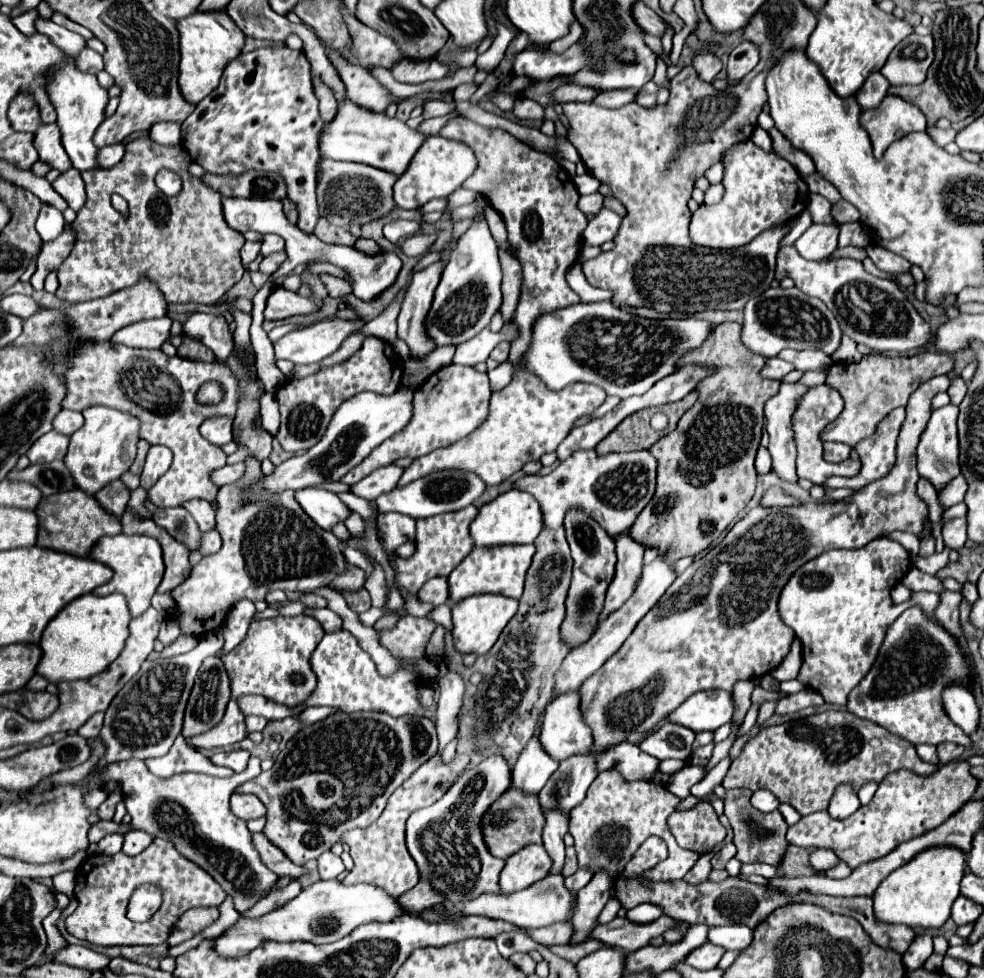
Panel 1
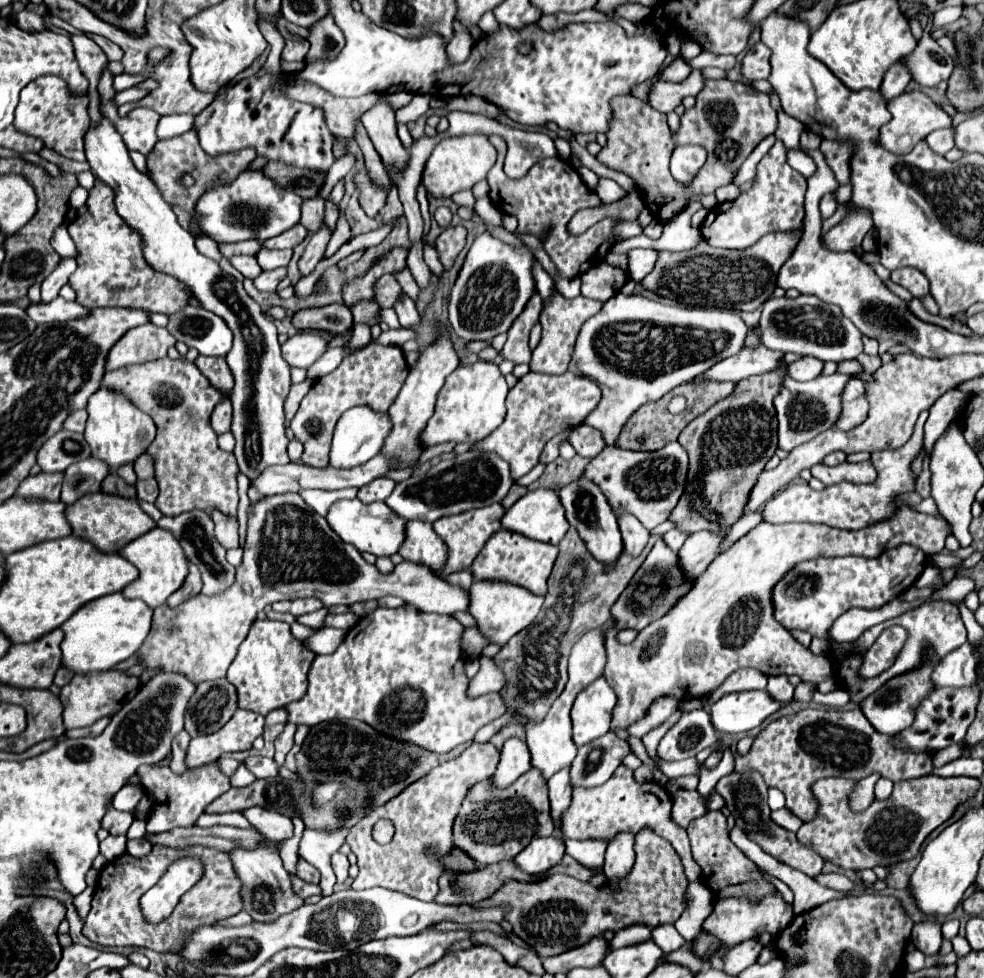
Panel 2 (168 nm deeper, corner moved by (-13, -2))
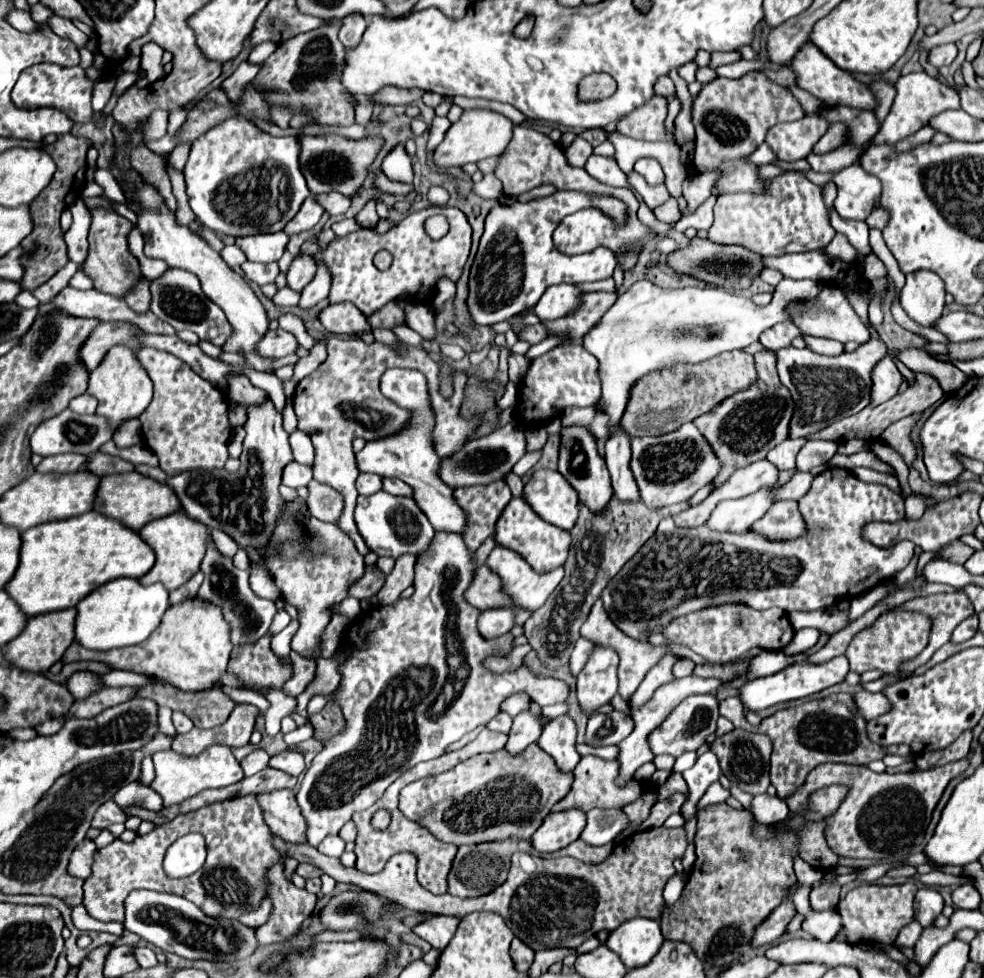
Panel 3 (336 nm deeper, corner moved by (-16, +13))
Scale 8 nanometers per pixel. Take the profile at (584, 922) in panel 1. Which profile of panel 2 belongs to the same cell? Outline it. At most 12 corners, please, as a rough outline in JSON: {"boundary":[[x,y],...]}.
{"boundary":[[633,836],[609,840],[603,872],[617,882],[633,868]]}

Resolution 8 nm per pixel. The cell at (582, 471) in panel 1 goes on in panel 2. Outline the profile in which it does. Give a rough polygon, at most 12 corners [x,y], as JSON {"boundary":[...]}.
{"boundary":[[679,442],[605,448],[583,476],[615,514],[663,524],[685,488]]}

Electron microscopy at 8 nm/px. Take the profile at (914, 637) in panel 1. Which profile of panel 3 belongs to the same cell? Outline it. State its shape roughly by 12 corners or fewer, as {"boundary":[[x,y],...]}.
{"boundary":[[860,689],[856,707],[866,721],[892,709],[884,693]]}

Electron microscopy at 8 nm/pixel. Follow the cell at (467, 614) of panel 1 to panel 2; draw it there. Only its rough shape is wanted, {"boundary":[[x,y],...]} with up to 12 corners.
{"boundary":[[475,580],[469,612],[503,646],[539,614],[543,596]]}

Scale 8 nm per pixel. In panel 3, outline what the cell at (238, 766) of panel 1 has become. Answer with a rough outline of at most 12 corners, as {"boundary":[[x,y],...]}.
{"boundary":[[298,751],[270,757],[270,767],[288,775],[304,771],[304,757]]}

